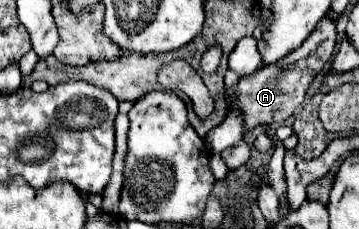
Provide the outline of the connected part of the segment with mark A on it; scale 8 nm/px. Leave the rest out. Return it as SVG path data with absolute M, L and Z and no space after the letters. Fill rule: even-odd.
M322 18L318 22L318 28L304 40L304 44L294 50L290 56L280 60L278 64L268 64L256 74L240 80L236 94L242 100L242 112L244 112L244 128L252 130L258 124L274 124L284 122L290 116L296 114L300 104L304 102L306 90L312 84L314 76L328 66L330 58L336 50L336 28L334 22L328 18Z

